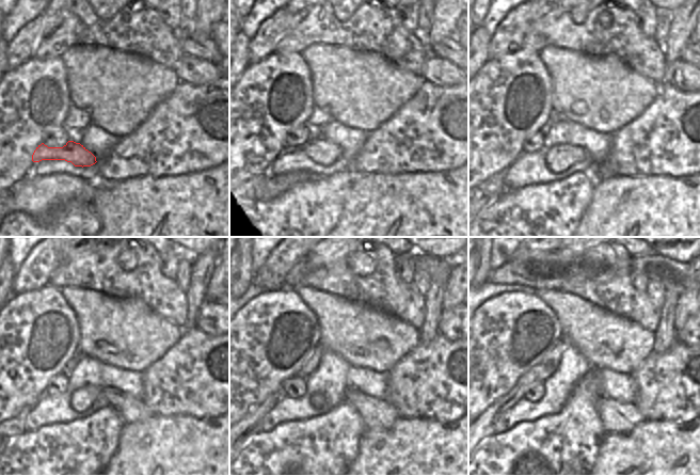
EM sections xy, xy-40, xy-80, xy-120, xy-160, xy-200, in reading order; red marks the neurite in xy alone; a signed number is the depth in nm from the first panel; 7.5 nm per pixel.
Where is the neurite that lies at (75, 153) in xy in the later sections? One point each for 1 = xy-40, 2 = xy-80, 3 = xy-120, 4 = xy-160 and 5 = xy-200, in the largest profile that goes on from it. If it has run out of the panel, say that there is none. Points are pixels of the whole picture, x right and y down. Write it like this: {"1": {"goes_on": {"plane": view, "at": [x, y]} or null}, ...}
{"1": {"goes_on": {"plane": "xy-40", "at": [322, 152]}}, "2": {"goes_on": {"plane": "xy-80", "at": [559, 158]}}, "3": {"goes_on": {"plane": "xy-120", "at": [131, 409]}}, "4": {"goes_on": {"plane": "xy-160", "at": [376, 413]}}, "5": {"goes_on": {"plane": "xy-200", "at": [617, 417]}}}

